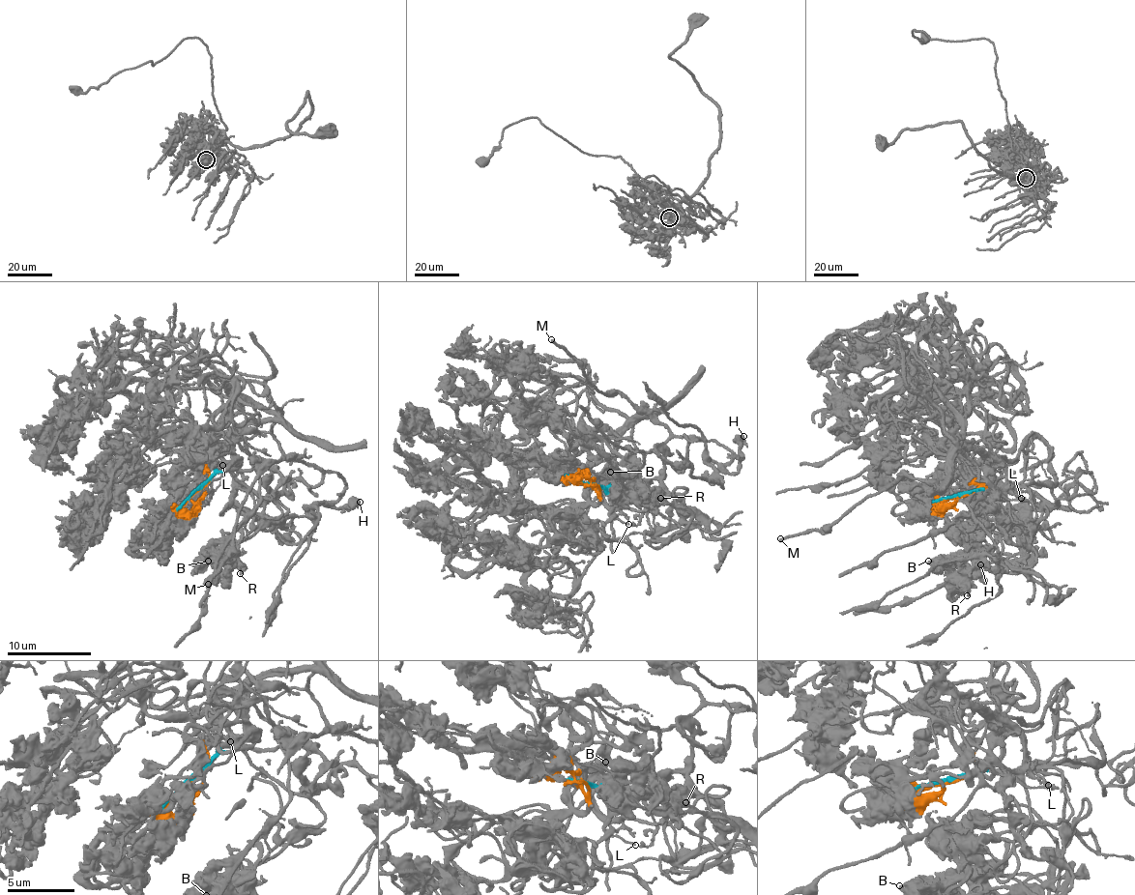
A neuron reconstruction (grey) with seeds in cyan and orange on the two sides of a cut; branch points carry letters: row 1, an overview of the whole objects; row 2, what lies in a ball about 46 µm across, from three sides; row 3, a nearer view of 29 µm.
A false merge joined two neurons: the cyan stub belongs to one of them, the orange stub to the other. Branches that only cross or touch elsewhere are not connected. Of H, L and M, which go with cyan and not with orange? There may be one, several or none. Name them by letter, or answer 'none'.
H, L, M

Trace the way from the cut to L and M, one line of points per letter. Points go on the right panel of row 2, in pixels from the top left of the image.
L: (957, 494), (977, 489), (1006, 488), (1022, 498)
M: (957, 494), (993, 494), (959, 516), (985, 529), (905, 473), (780, 539)

